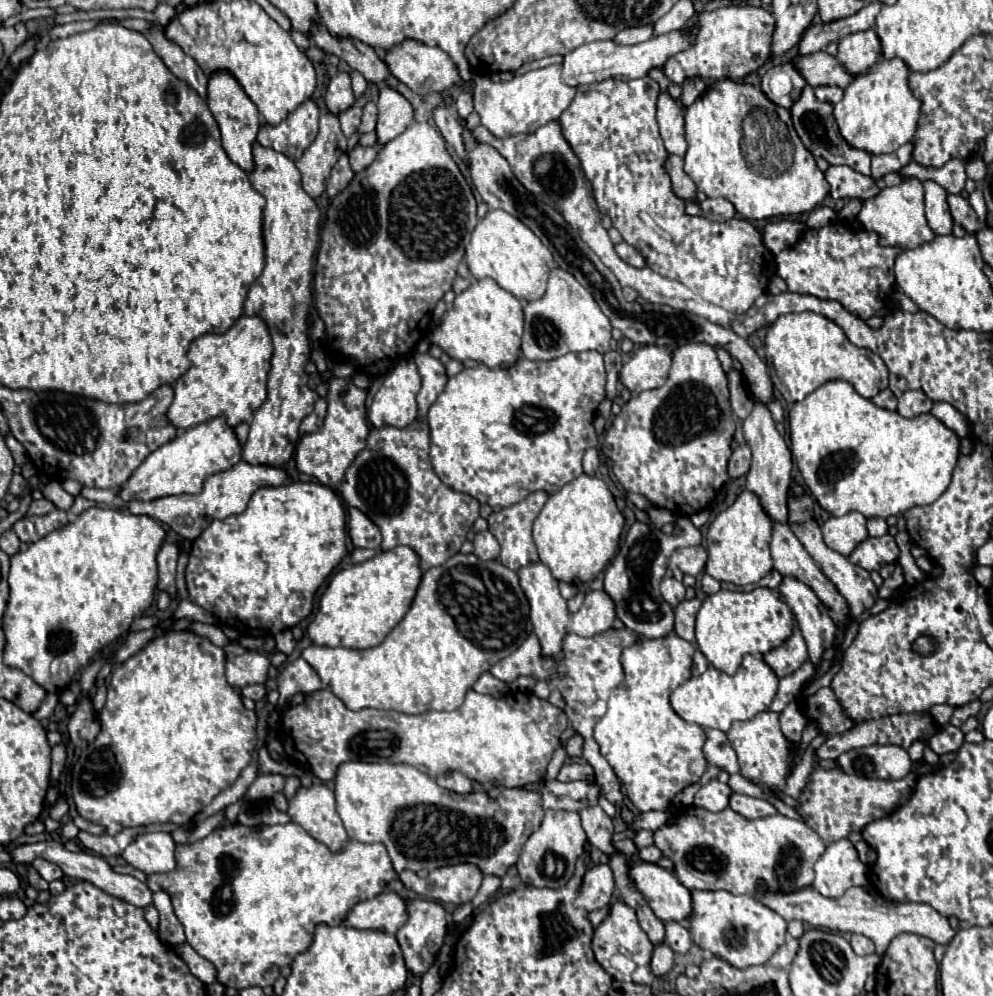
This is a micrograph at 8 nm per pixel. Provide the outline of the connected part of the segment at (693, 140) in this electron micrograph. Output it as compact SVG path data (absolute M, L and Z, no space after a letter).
M730 79L714 81L686 111L686 141L688 151L684 155L684 171L692 177L696 187L706 193L706 197L728 199L738 213L748 219L768 219L768 217L806 213L818 207L828 195L828 181L824 173L816 167L812 153L802 145L802 141L792 133L790 111L772 105L768 97L750 83L736 83Z

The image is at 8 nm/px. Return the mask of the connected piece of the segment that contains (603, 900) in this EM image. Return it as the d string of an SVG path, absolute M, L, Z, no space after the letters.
M600 863L586 871L582 887L578 891L578 899L574 901L574 905L578 909L584 909L590 913L590 911L606 907L612 899L612 893L614 893L612 869L604 863Z

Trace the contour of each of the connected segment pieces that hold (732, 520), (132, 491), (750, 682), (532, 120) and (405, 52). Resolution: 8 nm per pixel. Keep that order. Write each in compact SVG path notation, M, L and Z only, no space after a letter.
M744 489L736 497L736 501L728 509L720 511L708 527L706 573L712 575L716 581L730 581L734 585L758 583L764 575L772 571L772 557L768 549L770 537L772 537L770 515L764 511L758 497L752 491Z
M214 417L204 421L192 429L182 431L178 437L168 441L166 445L158 447L124 483L120 497L122 501L154 501L158 497L180 495L180 493L200 493L202 485L208 477L222 473L236 465L242 459L242 445L234 433L234 427L226 423L226 417Z
M746 655L736 675L726 675L716 667L708 667L702 675L688 679L670 695L672 709L688 723L696 723L704 729L728 731L734 721L748 721L760 711L766 711L776 697L778 677L758 655Z
M560 65L528 71L516 75L512 81L494 83L488 77L474 79L474 111L480 115L482 125L496 137L510 137L516 133L532 133L538 127L556 121L562 111L572 103L576 87L562 81Z
M404 39L400 45L394 45L390 51L386 51L382 55L382 59L388 65L390 73L396 79L400 79L402 83L406 83L418 95L444 93L448 87L462 83L458 69L454 65L454 61L448 57L448 53L444 53L440 47L430 47L430 45L424 45L414 39Z

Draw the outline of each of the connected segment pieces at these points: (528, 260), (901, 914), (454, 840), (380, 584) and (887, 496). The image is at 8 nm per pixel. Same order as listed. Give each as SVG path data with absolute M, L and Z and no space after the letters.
M502 209L488 211L478 221L472 231L472 241L466 247L464 261L476 279L490 277L520 301L540 299L546 291L548 275L556 267L552 253L542 245L542 241L520 219Z
M762 881L756 889L756 899L776 911L784 921L806 921L812 927L822 927L828 931L836 933L860 933L866 935L868 939L874 941L876 945L876 955L882 955L890 941L900 935L900 933L914 933L932 939L934 943L948 945L954 937L954 929L950 927L948 919L942 917L938 911L934 911L930 905L924 903L896 903L888 901L880 895L870 895L862 887L850 887L842 897L838 899L828 899L820 895L814 887L808 889L798 889L796 893L772 893Z
M346 761L336 771L334 795L336 811L346 827L348 837L362 843L384 843L398 873L404 869L420 871L456 863L474 863L482 869L482 873L502 877L506 869L518 861L520 849L540 827L540 821L544 817L542 801L536 791L502 789L494 801L482 791L460 795L440 787L432 777L418 771L416 767L394 763Z
M406 545L390 551L378 551L372 559L338 571L320 599L320 609L308 627L308 635L316 645L370 649L400 623L412 605L422 579L420 557Z
M828 381L810 393L804 401L794 403L788 413L790 449L804 477L806 487L822 509L832 515L858 511L864 517L890 517L908 511L914 505L934 503L950 485L956 459L960 455L960 439L932 413L906 419L894 411L876 407L864 399L848 381Z

